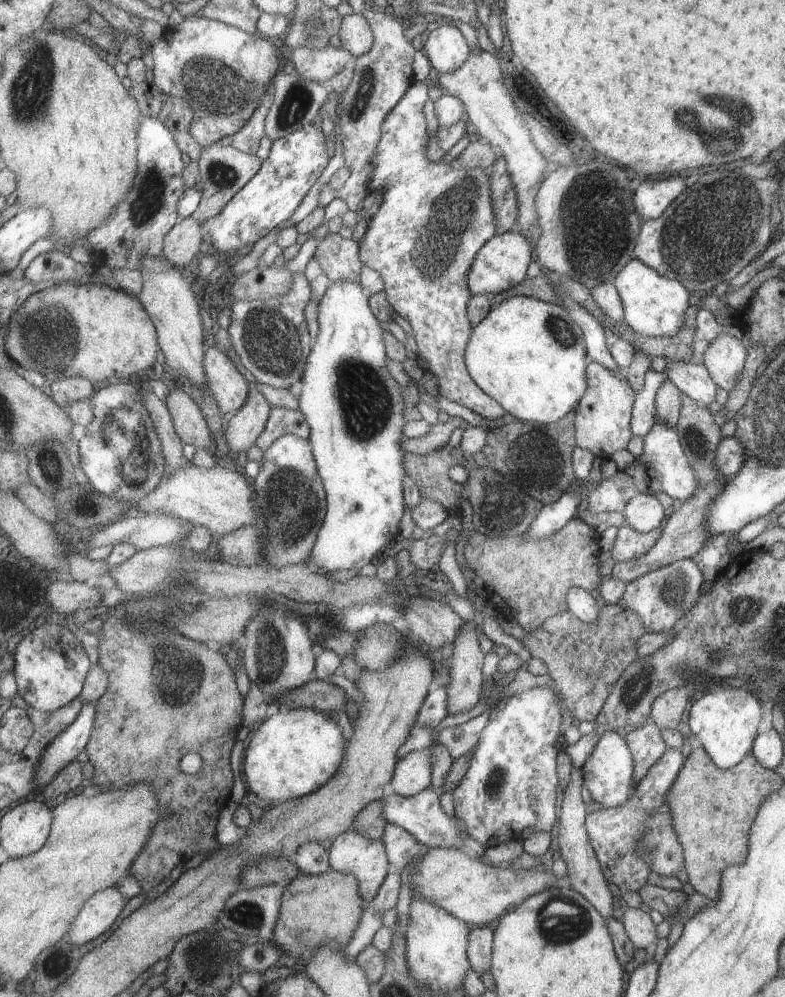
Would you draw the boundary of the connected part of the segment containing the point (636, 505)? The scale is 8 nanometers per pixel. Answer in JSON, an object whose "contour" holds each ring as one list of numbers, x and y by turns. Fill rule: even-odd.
{"contour":[[639,494,639,496,635,496,625,506,623,514,625,514,629,526,639,530,639,532,643,532,643,534,649,534,649,532,661,528,667,522,667,518,669,518,667,508,653,494]]}

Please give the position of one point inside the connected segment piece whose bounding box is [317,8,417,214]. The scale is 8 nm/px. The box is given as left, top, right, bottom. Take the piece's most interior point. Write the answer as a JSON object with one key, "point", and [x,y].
{"point":[383,76]}

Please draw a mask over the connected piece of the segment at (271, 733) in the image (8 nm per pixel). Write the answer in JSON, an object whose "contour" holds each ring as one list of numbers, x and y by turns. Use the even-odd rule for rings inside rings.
{"contour":[[289,708,285,712,275,714,273,718,259,724,259,728,253,732,253,738,249,742,249,748,245,752,245,776,247,776,247,792,253,792,261,802,291,802,297,798,305,798,315,794,319,788,323,788,331,778,341,770,341,762,345,760,347,752,347,740,343,738,343,732,337,722,329,718,329,714,317,712,317,710,297,710]]}

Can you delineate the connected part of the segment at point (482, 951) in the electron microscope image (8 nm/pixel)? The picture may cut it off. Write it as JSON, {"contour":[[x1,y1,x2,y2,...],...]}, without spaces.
{"contour":[[493,926,471,928,469,958,471,958,473,970,477,970,481,976,491,972,493,968,493,948,495,948,495,928]]}

